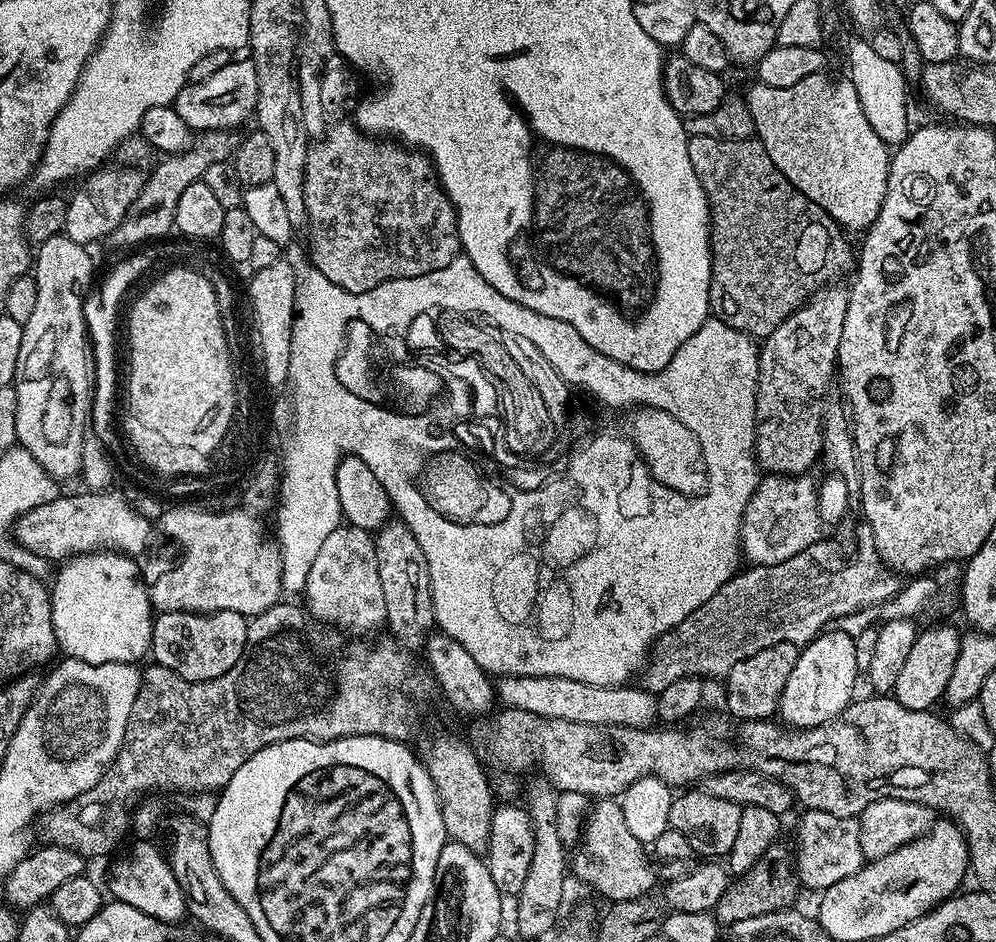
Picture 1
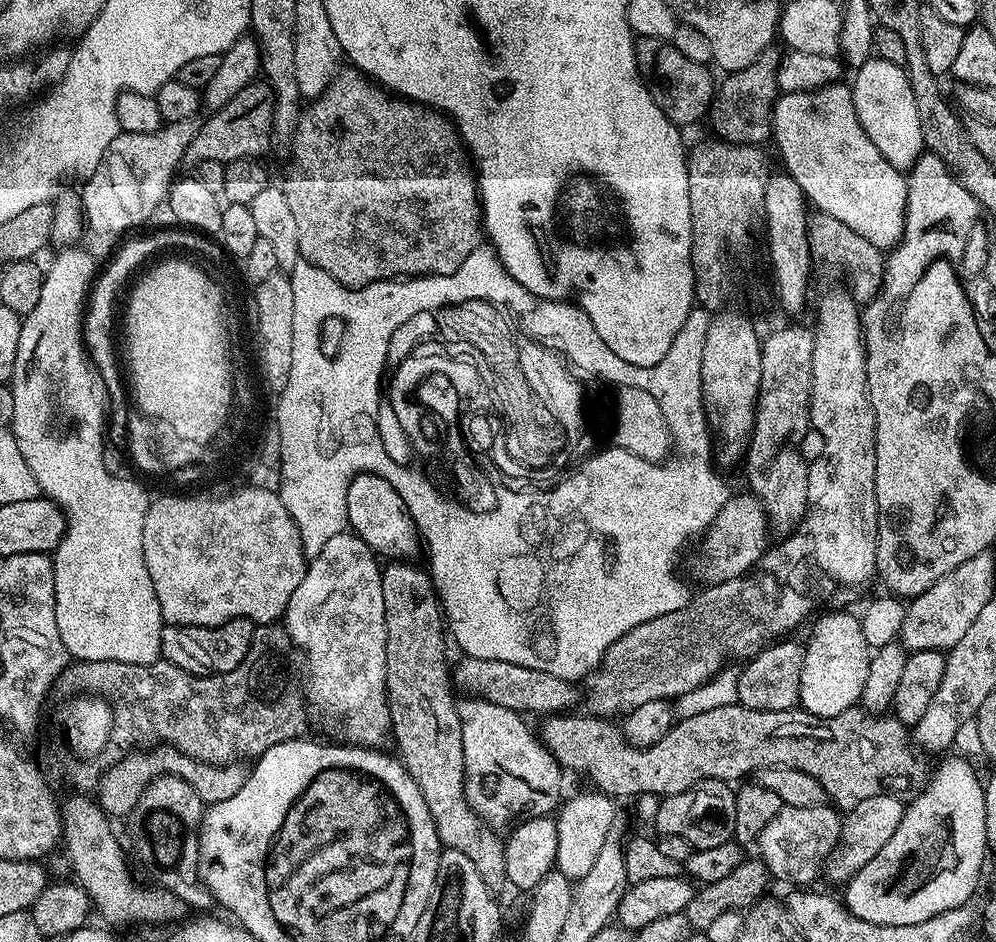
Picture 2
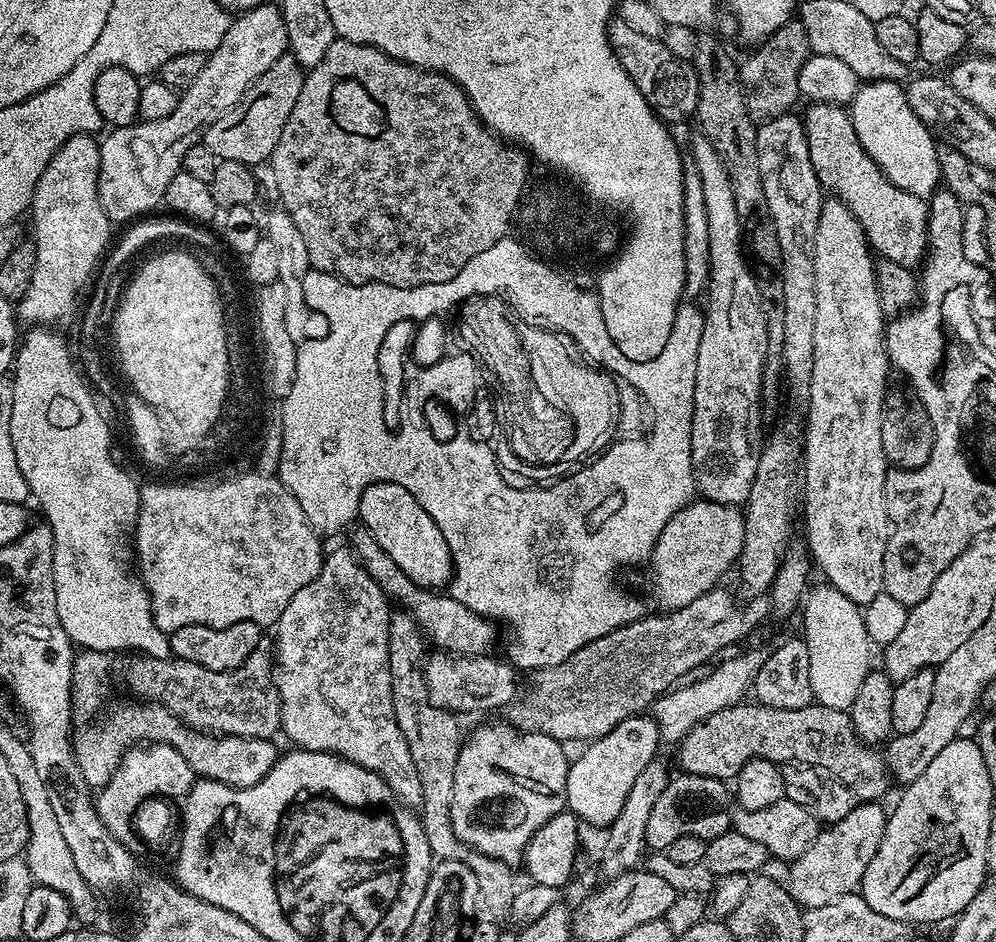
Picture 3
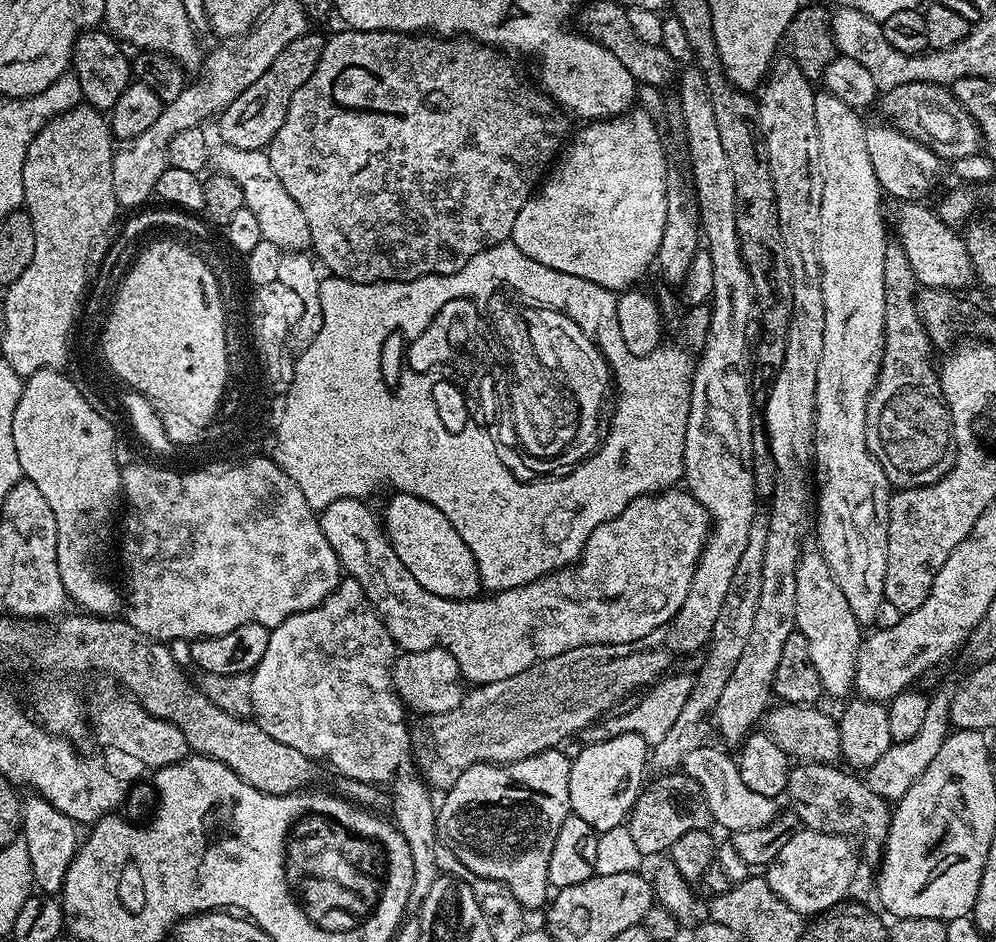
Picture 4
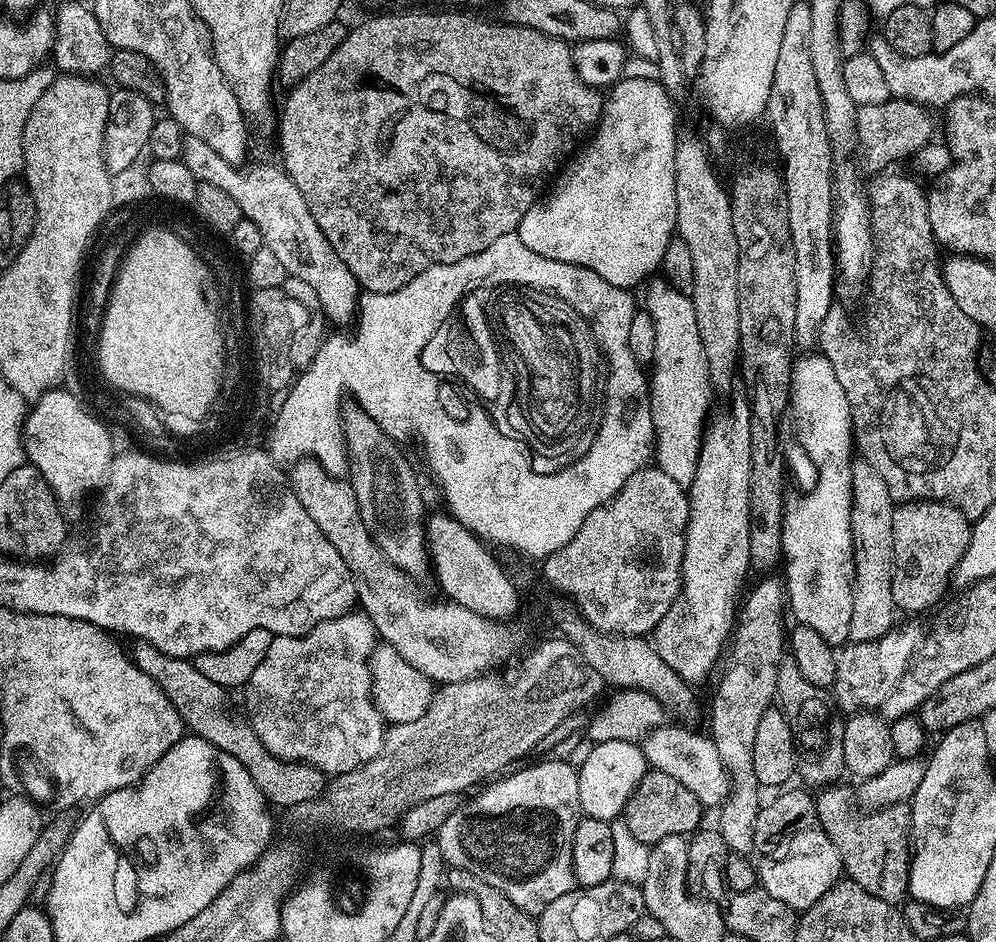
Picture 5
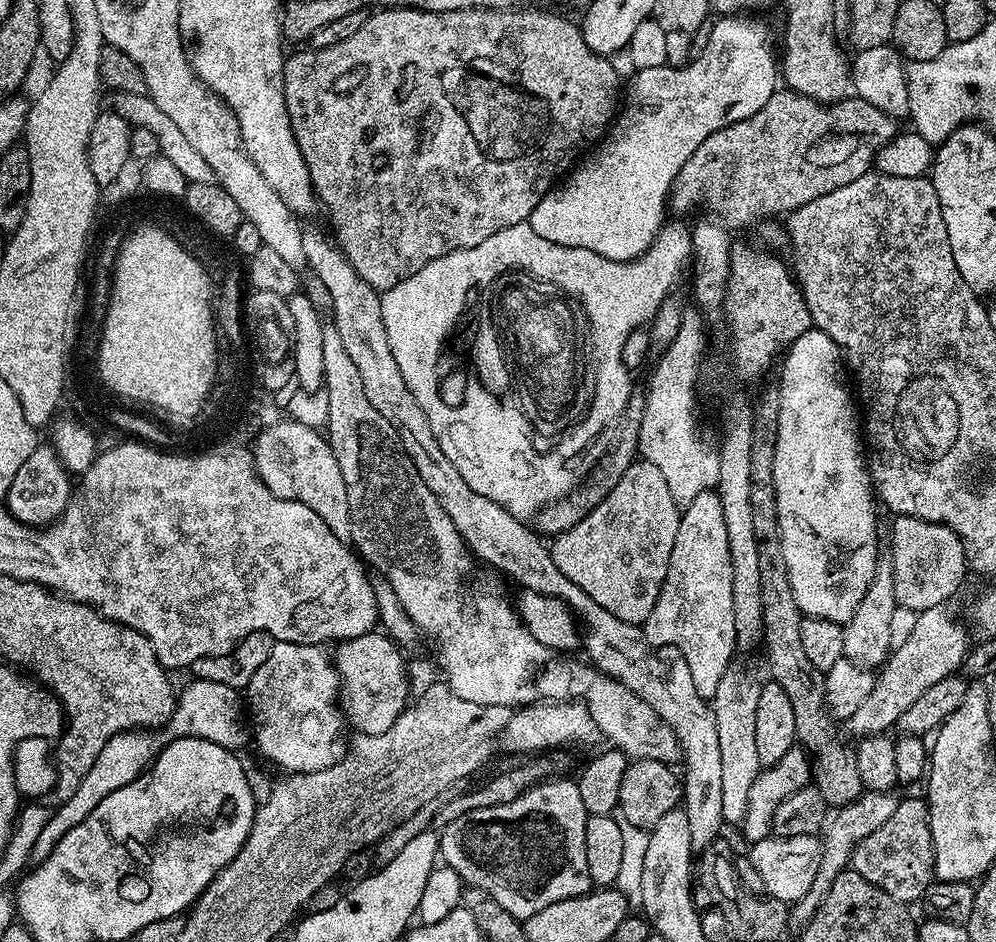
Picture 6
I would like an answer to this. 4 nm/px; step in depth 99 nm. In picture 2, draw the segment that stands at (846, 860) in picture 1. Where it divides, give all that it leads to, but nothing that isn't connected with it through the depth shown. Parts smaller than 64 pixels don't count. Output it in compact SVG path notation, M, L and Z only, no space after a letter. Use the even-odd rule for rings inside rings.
M824 802L809 804L807 808L785 806L772 819L770 826L762 830L758 841L759 859L763 860L775 879L777 876L780 880L789 880L792 886L804 886L800 884L810 883L819 872L821 875L827 865L828 855L836 849L840 840L841 823L841 813Z

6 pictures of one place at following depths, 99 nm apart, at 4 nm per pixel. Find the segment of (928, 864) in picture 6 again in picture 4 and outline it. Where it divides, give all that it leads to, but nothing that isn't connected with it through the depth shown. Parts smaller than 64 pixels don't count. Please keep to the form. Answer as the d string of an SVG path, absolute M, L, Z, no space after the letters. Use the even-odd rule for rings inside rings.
M797 763L788 773L787 799L790 798L796 803L795 815L805 828L835 836L857 832L860 835L859 843L862 845L863 859L865 856L872 866L879 865L884 843L888 838L888 828L892 824L892 808L889 801L874 794L874 790L870 790L867 782L861 777L860 780L856 777L859 775L843 767L840 767L841 769L836 767L840 766Z

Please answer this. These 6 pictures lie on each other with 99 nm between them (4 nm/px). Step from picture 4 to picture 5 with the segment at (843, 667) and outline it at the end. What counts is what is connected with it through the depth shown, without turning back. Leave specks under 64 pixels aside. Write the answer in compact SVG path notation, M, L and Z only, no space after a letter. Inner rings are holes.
M804 354L804 356L795 361L792 367L792 398L790 401L790 417L796 423L795 439L800 441L801 446L806 450L806 454L810 456L810 462L814 462L814 466L818 470L818 482L814 486L814 490L803 493L799 498L800 501L796 505L789 507L784 513L784 533L782 534L782 546L784 547L784 555L782 557L782 572L786 577L786 591L788 593L787 607L790 609L790 616L796 624L805 624L810 626L810 630L818 630L818 634L822 634L822 638L826 638L826 642L833 646L843 646L849 643L848 635L850 634L850 614L854 610L854 590L853 582L856 581L856 558L852 546L852 466L854 463L854 437L852 434L852 415L850 414L850 402L846 398L846 390L842 390L842 382L838 382L838 374L834 374L834 366L822 354L816 356L808 356L812 354Z

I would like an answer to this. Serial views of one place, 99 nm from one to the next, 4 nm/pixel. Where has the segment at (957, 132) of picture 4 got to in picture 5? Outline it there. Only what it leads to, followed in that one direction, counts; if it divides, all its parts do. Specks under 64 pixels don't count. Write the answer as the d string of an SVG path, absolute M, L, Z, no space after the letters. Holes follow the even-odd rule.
M890 98L877 104L862 104L856 110L856 134L858 137L859 163L864 163L865 173L880 174L891 166L895 160L906 161L928 144L933 143L933 113L924 105L913 100Z

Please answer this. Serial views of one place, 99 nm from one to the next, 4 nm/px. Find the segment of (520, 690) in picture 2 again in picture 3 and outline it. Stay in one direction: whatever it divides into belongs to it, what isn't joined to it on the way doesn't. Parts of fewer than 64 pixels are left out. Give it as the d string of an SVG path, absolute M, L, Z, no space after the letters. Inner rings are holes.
M436 650L427 657L423 665L426 678L426 690L430 690L430 702L434 706L444 708L447 712L461 714L460 712L492 712L495 708L505 709L513 700L517 699L516 672L508 664L500 660L494 660L494 656L461 656L455 652Z

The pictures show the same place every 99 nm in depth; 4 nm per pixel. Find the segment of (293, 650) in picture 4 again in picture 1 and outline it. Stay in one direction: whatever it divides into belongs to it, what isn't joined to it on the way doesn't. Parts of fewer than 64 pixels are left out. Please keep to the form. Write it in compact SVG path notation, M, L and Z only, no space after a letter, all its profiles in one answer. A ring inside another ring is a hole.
M341 526L326 534L326 542L322 542L318 555L314 557L314 566L310 566L310 578L306 578L302 596L308 599L307 611L321 624L345 633L356 632L352 634L368 634L364 632L383 629L386 624L386 598L382 598L373 533Z

